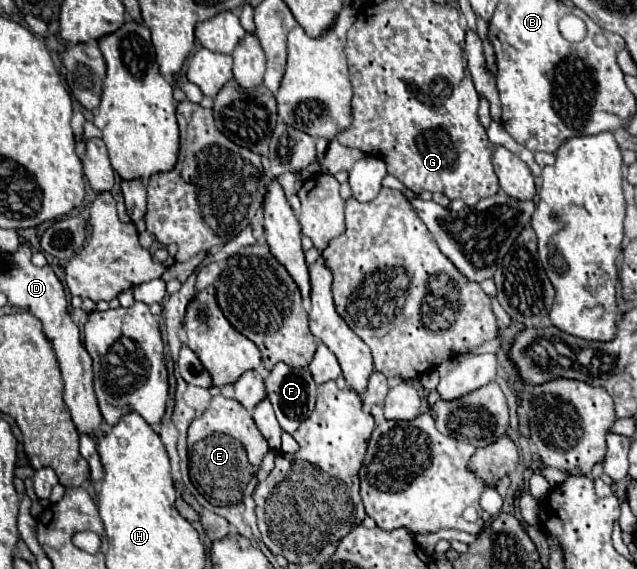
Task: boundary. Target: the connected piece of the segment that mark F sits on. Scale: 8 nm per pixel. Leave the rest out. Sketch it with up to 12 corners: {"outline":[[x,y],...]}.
{"outline":[[277,363],[265,379],[283,431],[315,409],[309,371]]}

